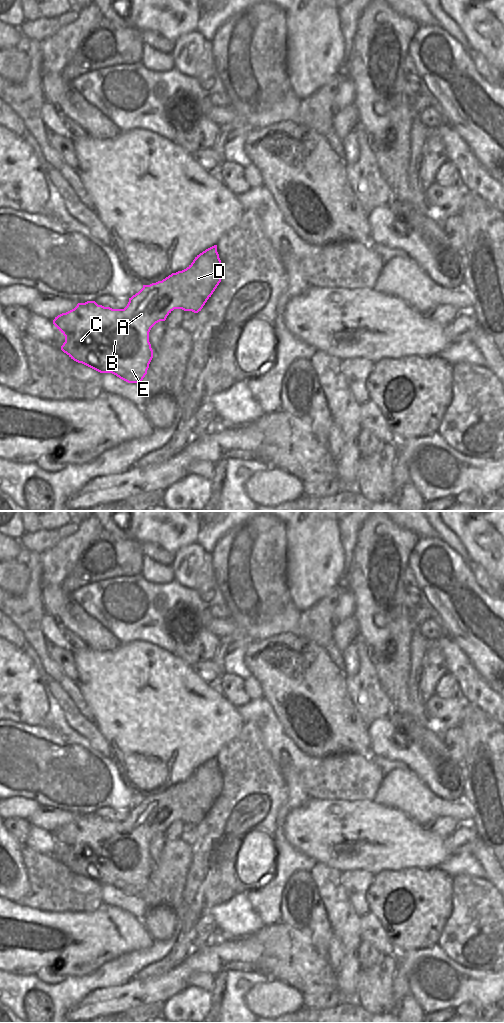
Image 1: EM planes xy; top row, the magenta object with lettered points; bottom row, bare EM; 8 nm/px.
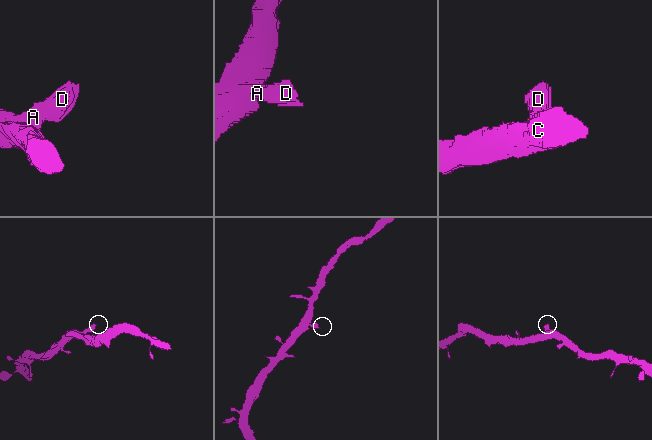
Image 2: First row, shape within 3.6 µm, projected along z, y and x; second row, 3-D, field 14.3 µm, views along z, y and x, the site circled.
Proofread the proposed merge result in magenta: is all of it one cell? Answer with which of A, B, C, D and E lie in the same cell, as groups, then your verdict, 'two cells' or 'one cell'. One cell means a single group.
groups A B C D E; one cell

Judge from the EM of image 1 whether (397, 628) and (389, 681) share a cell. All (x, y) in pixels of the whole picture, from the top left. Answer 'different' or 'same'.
same

